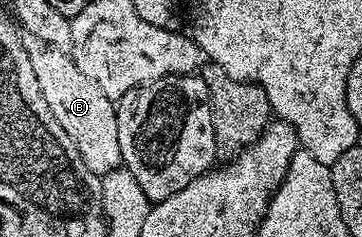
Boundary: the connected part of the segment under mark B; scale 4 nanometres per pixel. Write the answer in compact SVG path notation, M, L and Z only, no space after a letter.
M27 37L24 45L32 62L32 72L36 72L36 80L40 83L40 92L44 96L44 104L52 112L56 124L64 128L68 140L80 152L80 160L93 174L104 175L109 170L122 166L120 156L120 140L116 132L116 116L118 111L115 103L80 68L76 68L73 58L65 49L49 46L40 39Z

